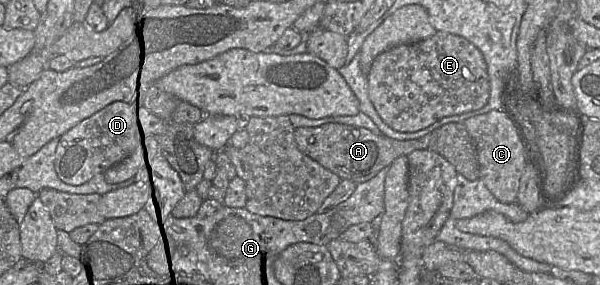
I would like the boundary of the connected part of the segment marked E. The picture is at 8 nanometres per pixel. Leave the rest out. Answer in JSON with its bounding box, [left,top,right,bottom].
[367,31,490,132]

